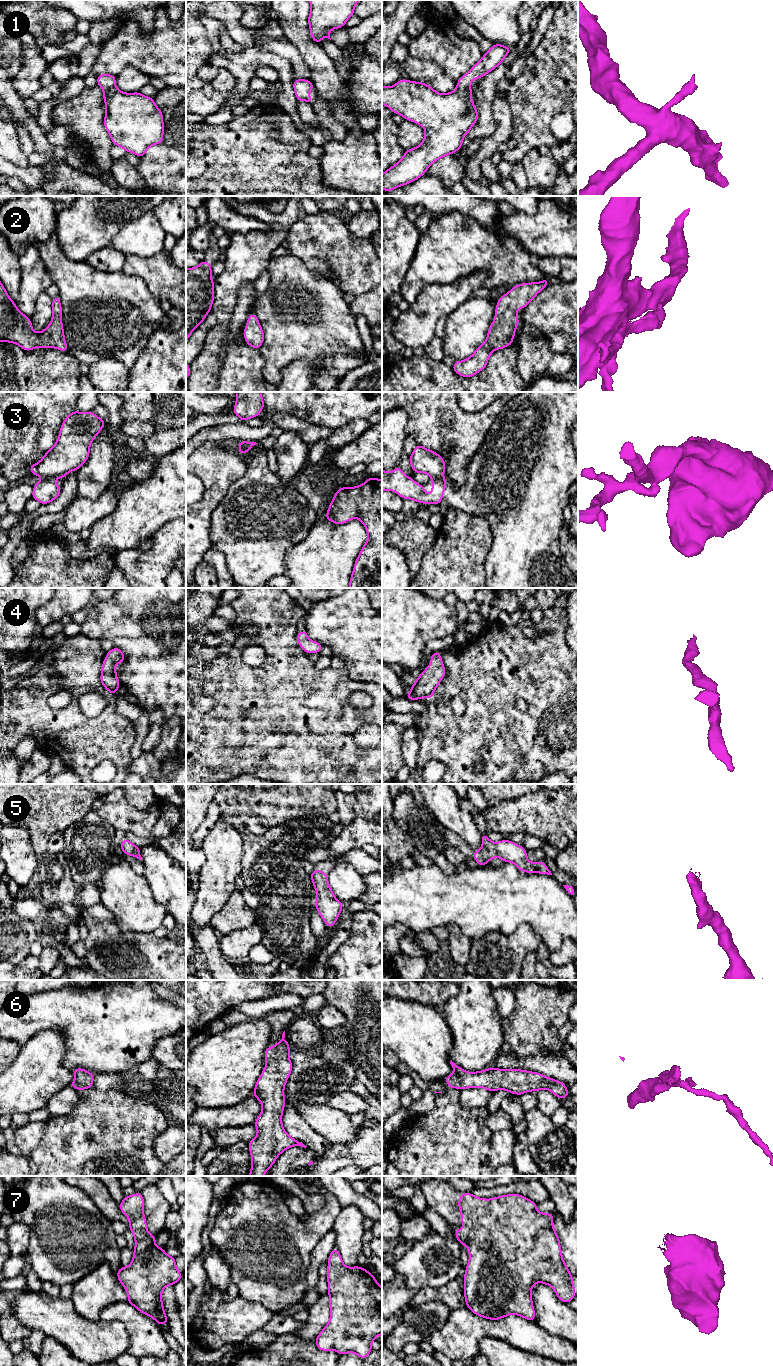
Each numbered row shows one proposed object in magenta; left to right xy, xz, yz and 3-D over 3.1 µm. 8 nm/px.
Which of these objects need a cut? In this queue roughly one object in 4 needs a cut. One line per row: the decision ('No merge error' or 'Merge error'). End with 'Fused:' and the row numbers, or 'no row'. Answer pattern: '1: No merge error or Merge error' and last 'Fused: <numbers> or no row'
1: No merge error
2: No merge error
3: Merge error
4: No merge error
5: No merge error
6: No merge error
7: No merge error
Fused: 3

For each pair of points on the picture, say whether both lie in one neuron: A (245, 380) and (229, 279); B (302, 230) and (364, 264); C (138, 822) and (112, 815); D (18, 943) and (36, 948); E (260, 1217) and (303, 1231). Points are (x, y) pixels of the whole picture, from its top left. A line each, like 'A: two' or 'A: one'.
A: two
B: one
C: one
D: two
E: one

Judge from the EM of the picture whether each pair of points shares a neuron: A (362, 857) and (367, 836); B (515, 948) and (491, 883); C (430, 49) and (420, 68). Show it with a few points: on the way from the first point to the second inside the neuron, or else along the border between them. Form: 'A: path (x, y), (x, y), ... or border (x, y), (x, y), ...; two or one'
A: border (361, 847), (353, 847), (344, 853), (338, 854); two
B: border (533, 929), (521, 924), (511, 934), (487, 934); two
C: border (409, 54), (420, 59), (435, 62), (444, 73); two

